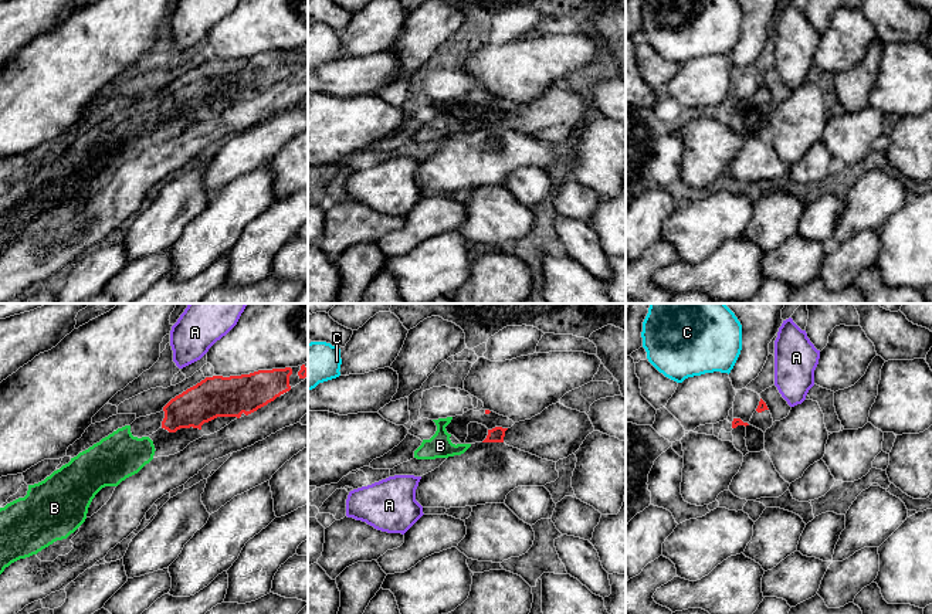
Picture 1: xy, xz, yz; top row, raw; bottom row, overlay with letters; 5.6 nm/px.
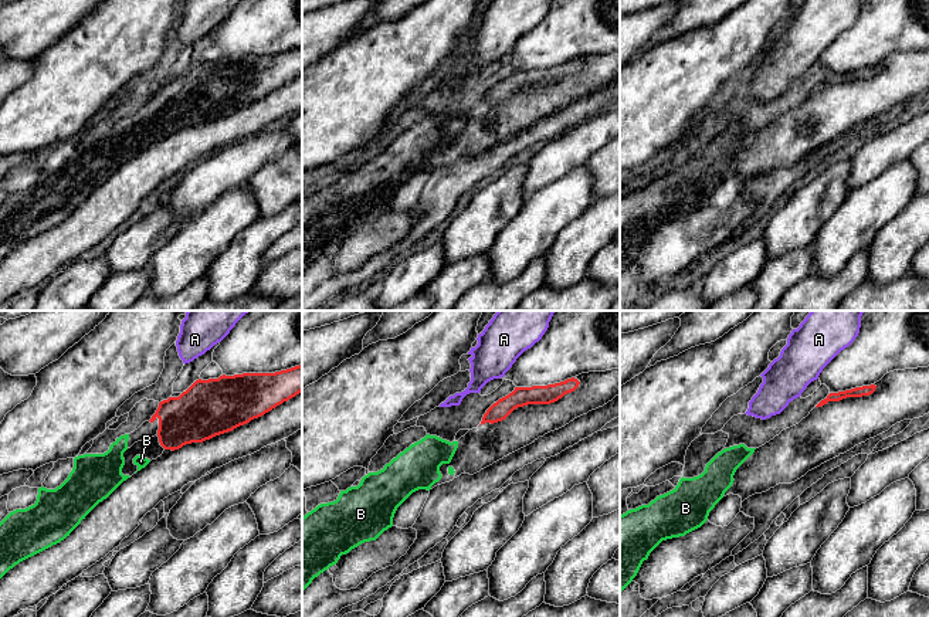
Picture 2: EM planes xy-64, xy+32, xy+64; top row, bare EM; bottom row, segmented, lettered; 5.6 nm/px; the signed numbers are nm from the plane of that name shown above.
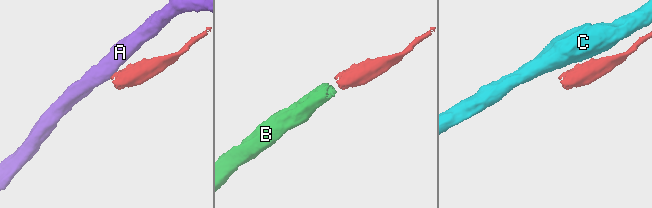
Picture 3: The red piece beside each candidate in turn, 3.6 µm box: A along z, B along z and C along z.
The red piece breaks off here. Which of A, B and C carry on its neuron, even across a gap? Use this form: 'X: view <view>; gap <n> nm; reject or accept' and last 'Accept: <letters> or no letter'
A: view yz; gap 100 nm; reject
B: view xz; gap 70 nm; accept
C: view yz; gap 240 nm; reject
Accept: B

